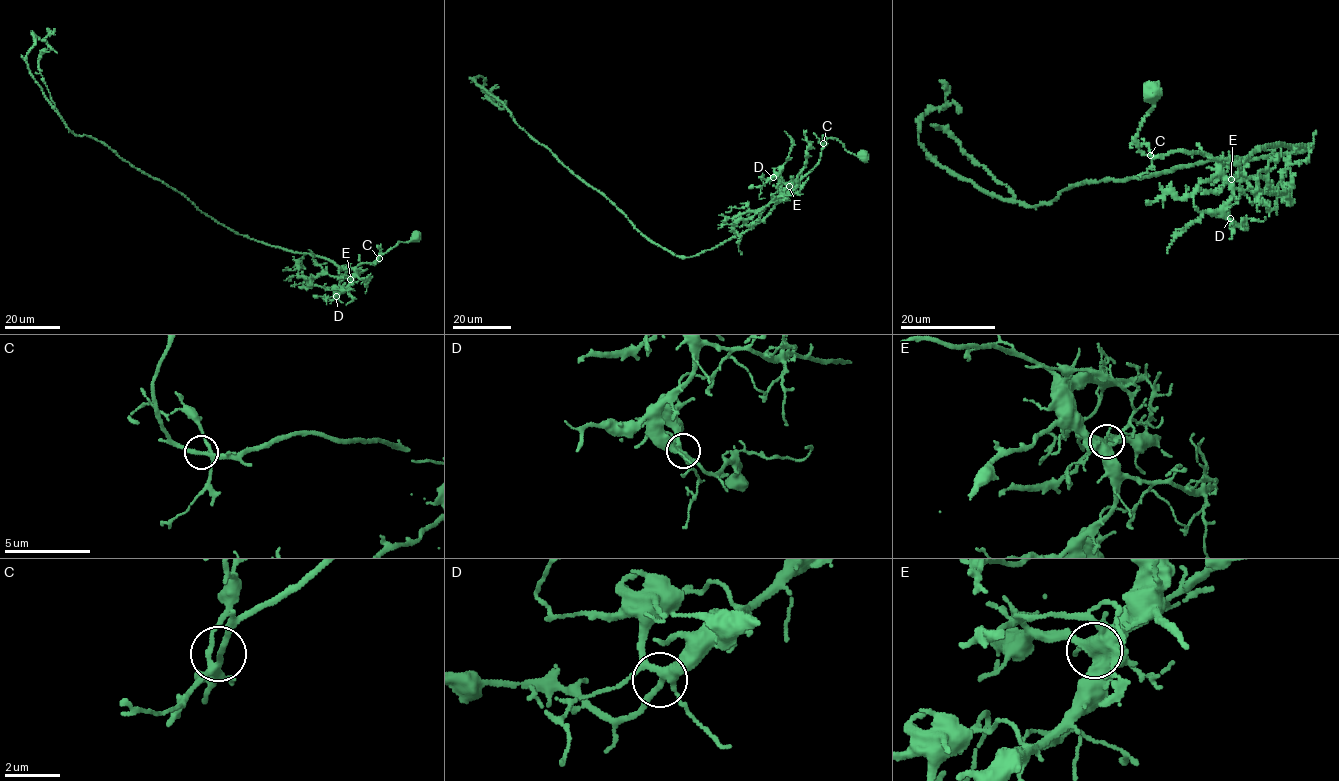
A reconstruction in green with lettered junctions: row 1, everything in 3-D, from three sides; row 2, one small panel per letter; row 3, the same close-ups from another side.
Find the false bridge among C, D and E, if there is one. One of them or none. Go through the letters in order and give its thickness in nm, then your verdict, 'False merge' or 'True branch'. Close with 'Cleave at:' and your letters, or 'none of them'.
C: Thickness 200 nm. True branch
D: Thickness 280 nm. True branch
E: Thickness 400 nm. True branch
Cleave at: none of them

